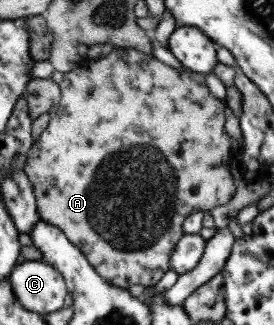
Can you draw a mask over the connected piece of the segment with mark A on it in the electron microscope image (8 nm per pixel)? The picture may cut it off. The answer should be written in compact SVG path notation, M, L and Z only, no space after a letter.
M114 47L111 53L104 57L100 57L94 60L84 60L79 65L74 67L74 70L64 74L64 79L62 83L58 85L61 89L60 93L60 104L59 109L56 113L56 117L50 119L49 124L44 129L42 134L40 134L40 138L34 139L36 141L33 142L32 147L30 148L28 157L26 158L26 163L22 169L30 179L32 183L32 187L35 193L35 198L37 201L37 210L40 213L40 219L42 221L48 222L52 225L55 225L57 228L60 228L65 236L77 247L81 249L81 252L87 257L87 260L90 262L90 265L96 270L96 273L99 273L105 280L107 280L110 285L115 285L119 288L127 288L130 289L134 285L143 285L146 289L149 286L156 285L162 276L171 269L170 267L170 258L172 249L179 242L180 234L183 229L184 220L192 213L196 211L200 212L210 212L214 207L218 207L218 205L224 205L228 203L232 199L232 196L235 194L236 186L235 181L233 180L233 176L231 175L230 165L228 163L230 158L230 137L228 133L224 129L224 123L226 123L226 118L224 116L224 108L225 101L220 101L220 99L216 99L210 90L208 90L208 86L206 86L206 81L204 75L195 75L190 73L188 70L185 71L177 71L174 67L170 67L170 65L166 65L166 63L161 63L156 59L153 55L148 55L146 53L136 51L133 48L124 48L124 47Z

